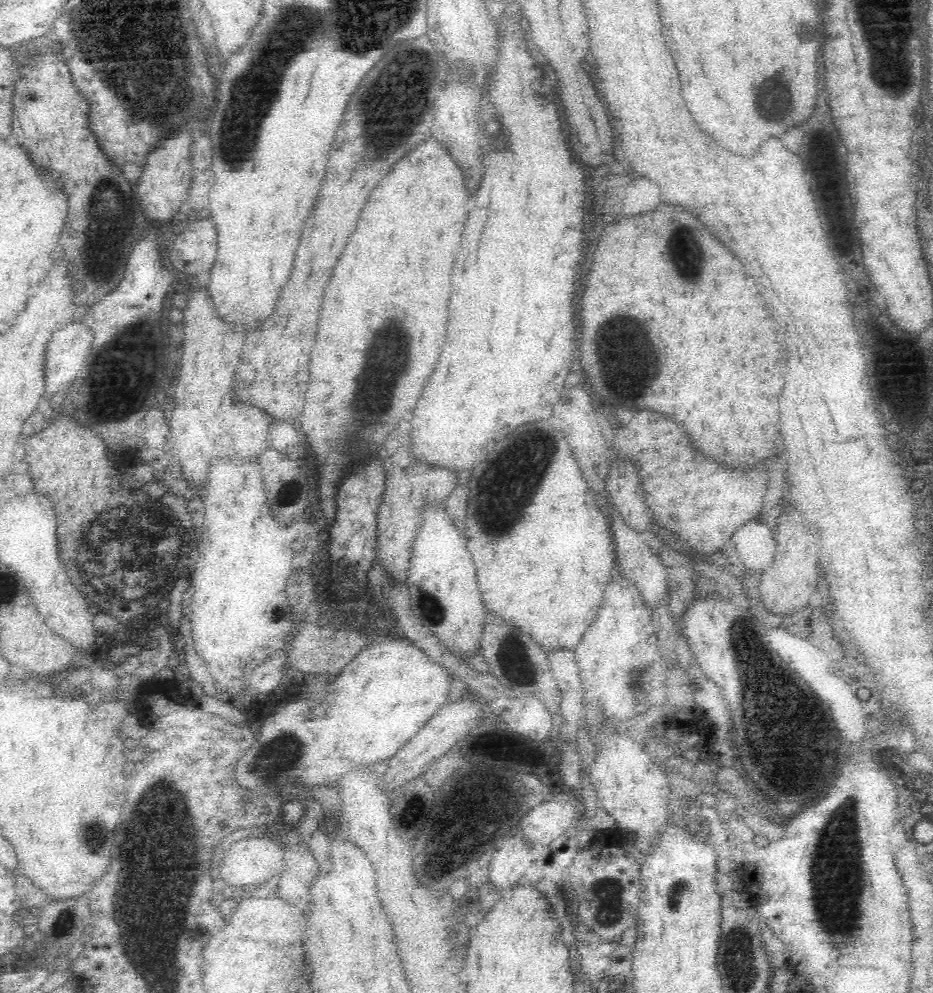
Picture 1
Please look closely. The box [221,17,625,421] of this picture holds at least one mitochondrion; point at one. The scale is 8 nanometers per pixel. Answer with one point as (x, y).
(390, 98)

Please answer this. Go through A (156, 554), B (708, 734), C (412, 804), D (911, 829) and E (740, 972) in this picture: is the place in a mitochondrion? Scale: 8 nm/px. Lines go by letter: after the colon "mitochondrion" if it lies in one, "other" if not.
A: mitochondrion
B: other
C: mitochondrion
D: other
E: mitochondrion

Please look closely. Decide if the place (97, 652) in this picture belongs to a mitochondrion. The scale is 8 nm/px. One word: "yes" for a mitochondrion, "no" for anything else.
no

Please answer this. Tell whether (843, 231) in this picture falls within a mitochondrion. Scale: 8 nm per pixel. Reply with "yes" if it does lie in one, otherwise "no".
no

